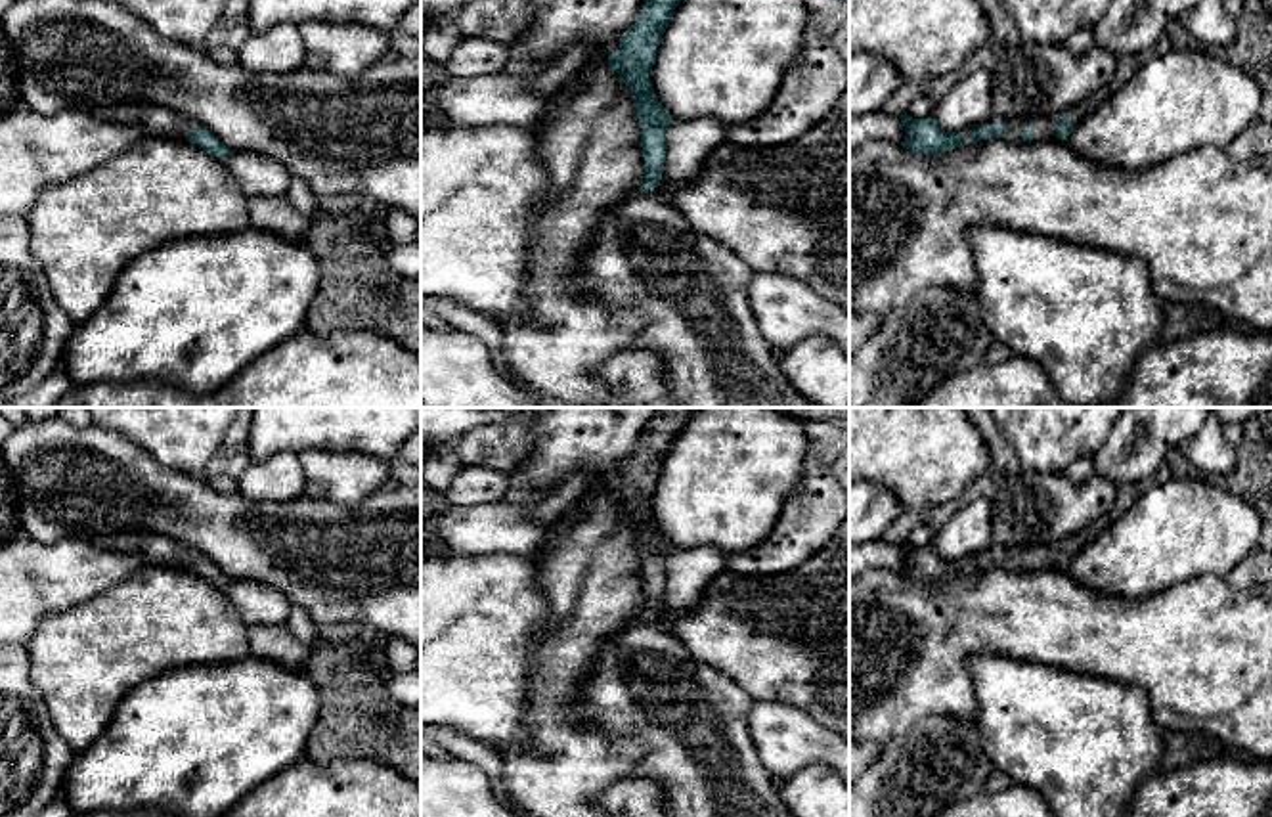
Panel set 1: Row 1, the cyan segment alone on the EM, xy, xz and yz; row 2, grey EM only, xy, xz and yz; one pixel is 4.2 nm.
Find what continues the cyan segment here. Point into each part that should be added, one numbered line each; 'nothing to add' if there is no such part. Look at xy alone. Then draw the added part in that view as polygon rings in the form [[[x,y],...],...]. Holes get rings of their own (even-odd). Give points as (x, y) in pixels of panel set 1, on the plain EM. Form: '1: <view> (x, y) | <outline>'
1: xy (155, 548) | [[[124,528],[121,532],[115,534],[107,534],[107,536],[94,536],[92,541],[99,547],[99,549],[107,549],[107,551],[117,551],[117,553],[140,553],[147,559],[147,563],[159,564],[159,566],[176,566],[176,568],[186,568],[187,570],[187,563],[193,555],[197,555],[199,559],[207,559],[210,561],[207,555],[203,555],[201,551],[195,551],[191,547],[186,547],[184,543],[180,543],[178,540],[170,540],[164,538],[161,534],[153,534],[153,532],[143,532],[143,530],[132,530],[132,528]],[[210,561],[212,563],[212,561]],[[212,563],[214,564],[214,563]],[[214,564],[216,566],[216,564]]]

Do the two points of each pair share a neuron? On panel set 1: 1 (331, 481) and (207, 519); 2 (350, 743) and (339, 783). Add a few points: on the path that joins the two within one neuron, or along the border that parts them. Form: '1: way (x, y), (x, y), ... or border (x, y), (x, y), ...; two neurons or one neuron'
1: border (305, 492), (347, 507); two neurons
2: border (305, 756), (314, 760), (381, 760), (391, 766); two neurons

